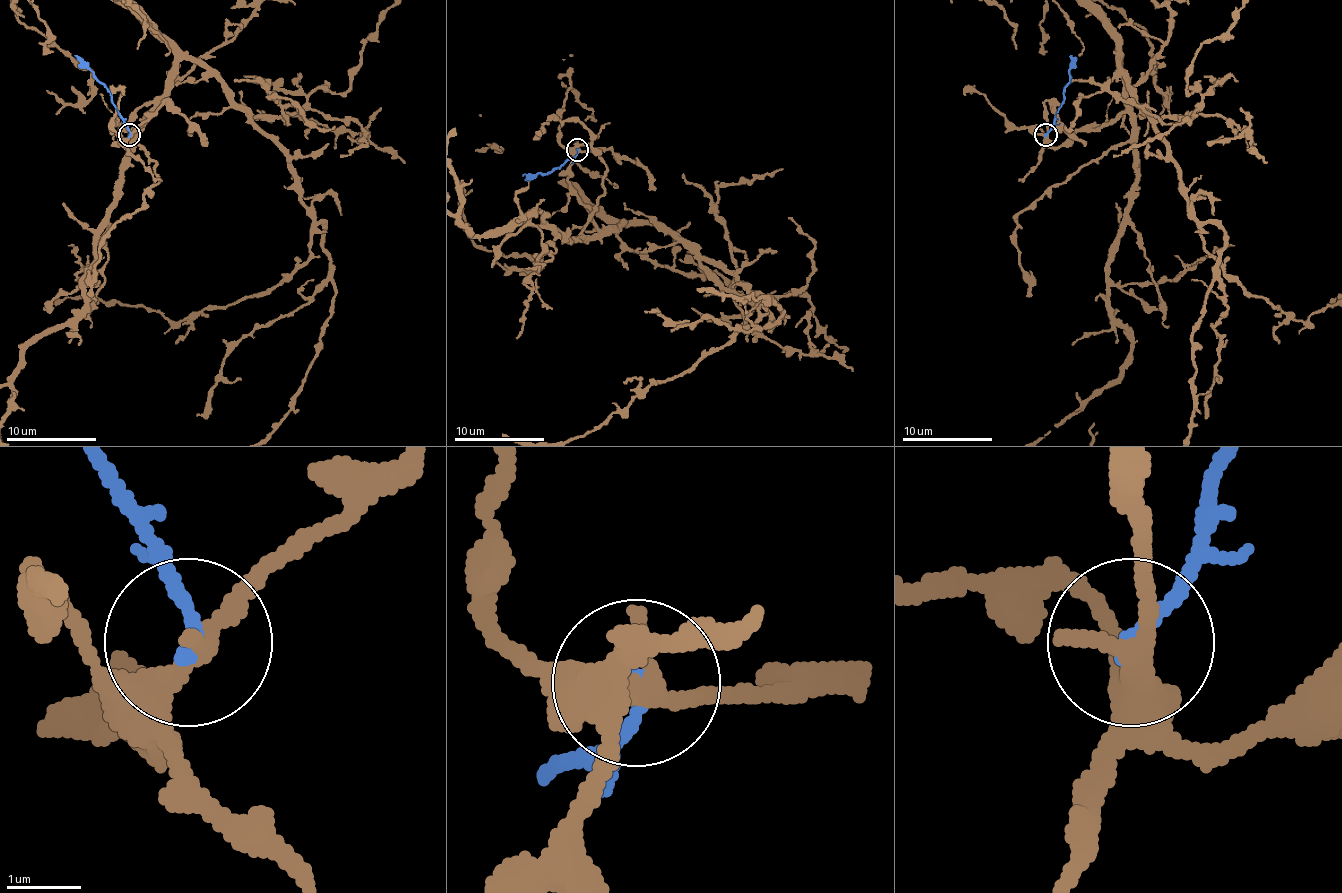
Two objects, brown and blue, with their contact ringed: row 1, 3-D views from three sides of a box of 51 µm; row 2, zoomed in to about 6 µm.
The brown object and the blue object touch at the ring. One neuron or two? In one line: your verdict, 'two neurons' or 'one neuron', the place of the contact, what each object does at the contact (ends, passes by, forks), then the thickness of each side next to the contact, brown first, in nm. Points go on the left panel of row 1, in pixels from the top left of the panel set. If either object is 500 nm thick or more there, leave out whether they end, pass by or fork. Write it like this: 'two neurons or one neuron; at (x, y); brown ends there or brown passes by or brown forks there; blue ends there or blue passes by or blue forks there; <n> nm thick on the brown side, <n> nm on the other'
two neurons; at (129, 134); brown passes by; blue ends there; 360 nm thick on the brown side, 220 nm on the other

